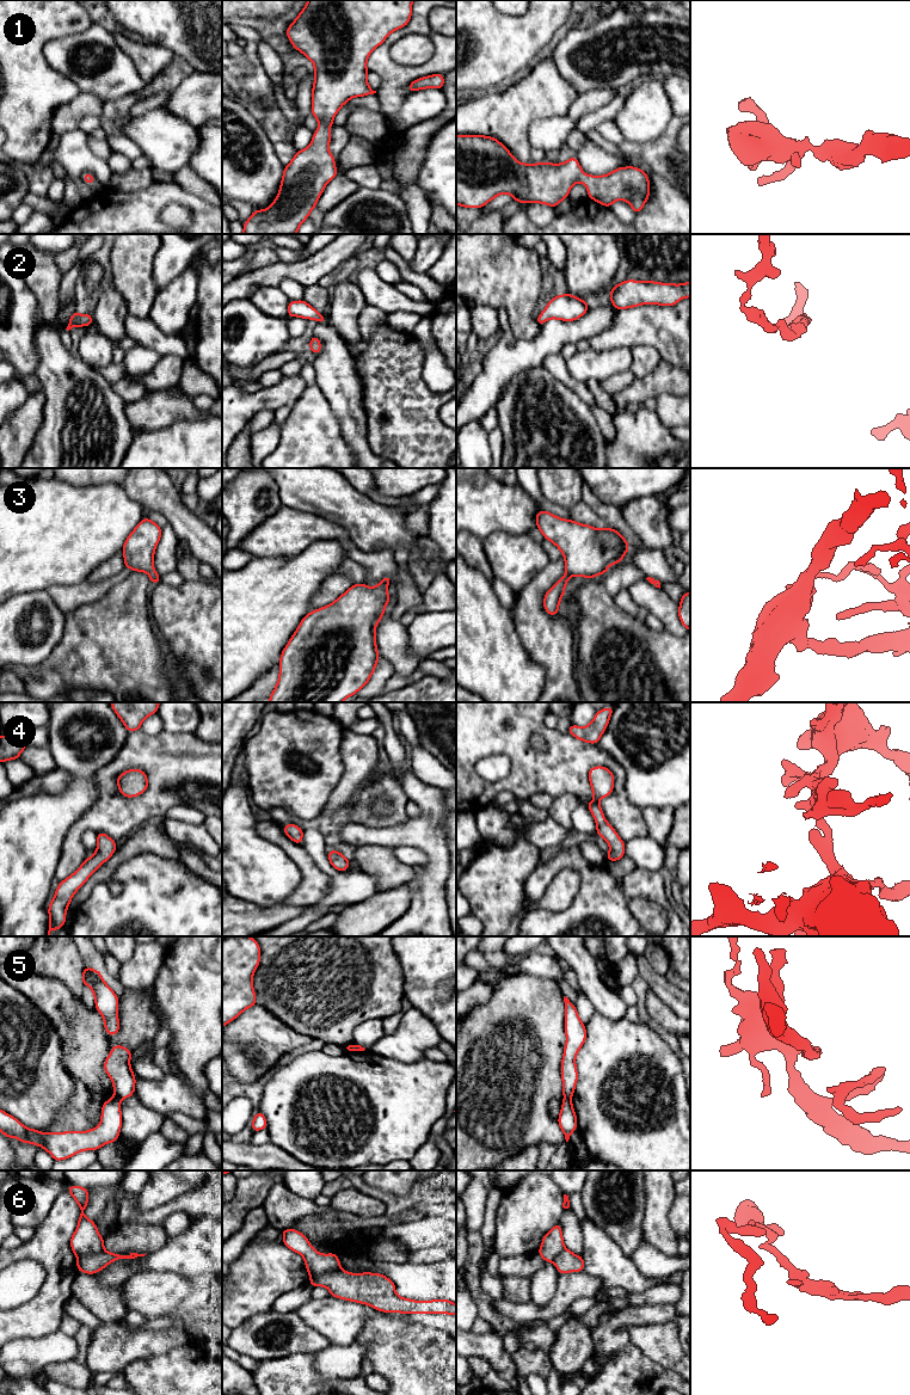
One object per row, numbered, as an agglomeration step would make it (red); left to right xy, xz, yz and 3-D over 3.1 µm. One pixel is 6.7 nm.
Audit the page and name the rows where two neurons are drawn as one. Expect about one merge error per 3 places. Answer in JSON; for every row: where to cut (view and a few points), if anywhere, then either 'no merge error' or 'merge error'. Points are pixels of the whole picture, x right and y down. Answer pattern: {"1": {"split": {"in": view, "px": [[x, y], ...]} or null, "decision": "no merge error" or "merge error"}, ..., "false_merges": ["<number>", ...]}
{"1": {"split": null, "decision": "no merge error"}, "2": {"split": null, "decision": "no merge error"}, "3": {"split": {"in": "xy", "px": [[154, 571], [149, 573]]}, "decision": "merge error"}, "4": {"split": null, "decision": "no merge error"}, "5": {"split": {"in": "yz", "px": [[564, 1098], [570, 1099]]}, "decision": "merge error"}, "6": {"split": {"in": "xz", "px": [[340, 1268], [333, 1272], [320, 1273], [311, 1279]]}, "decision": "merge error"}, "false_merges": ["3", "5", "6"]}

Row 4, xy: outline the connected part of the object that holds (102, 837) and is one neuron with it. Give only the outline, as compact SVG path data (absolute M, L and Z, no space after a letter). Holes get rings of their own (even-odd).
M98 832L97 841L98 841L98 846L97 846L97 850L94 852L93 856L86 858L82 865L72 875L60 881L55 891L55 896L50 905L48 907L49 920L50 920L48 936L50 935L50 932L53 929L59 930L60 928L64 926L66 912L72 901L72 897L86 883L86 880L91 877L91 874L112 856L112 854L115 853L117 848L117 843L113 840L111 840L105 832Z

